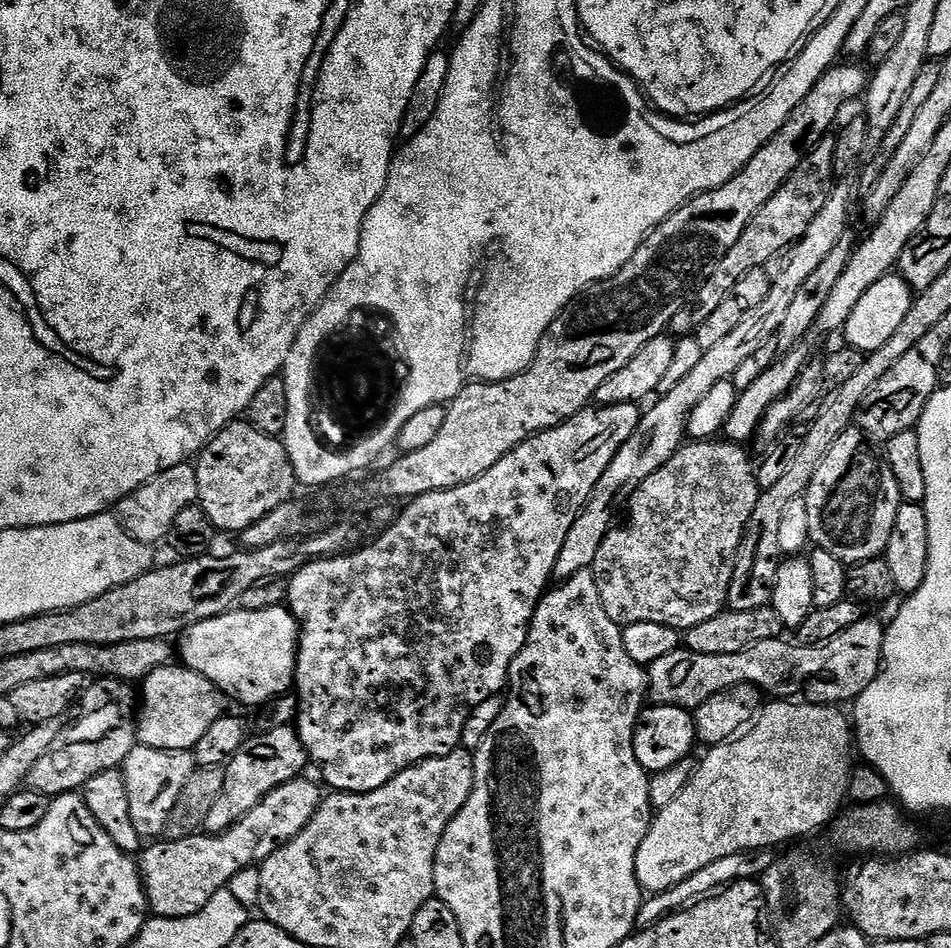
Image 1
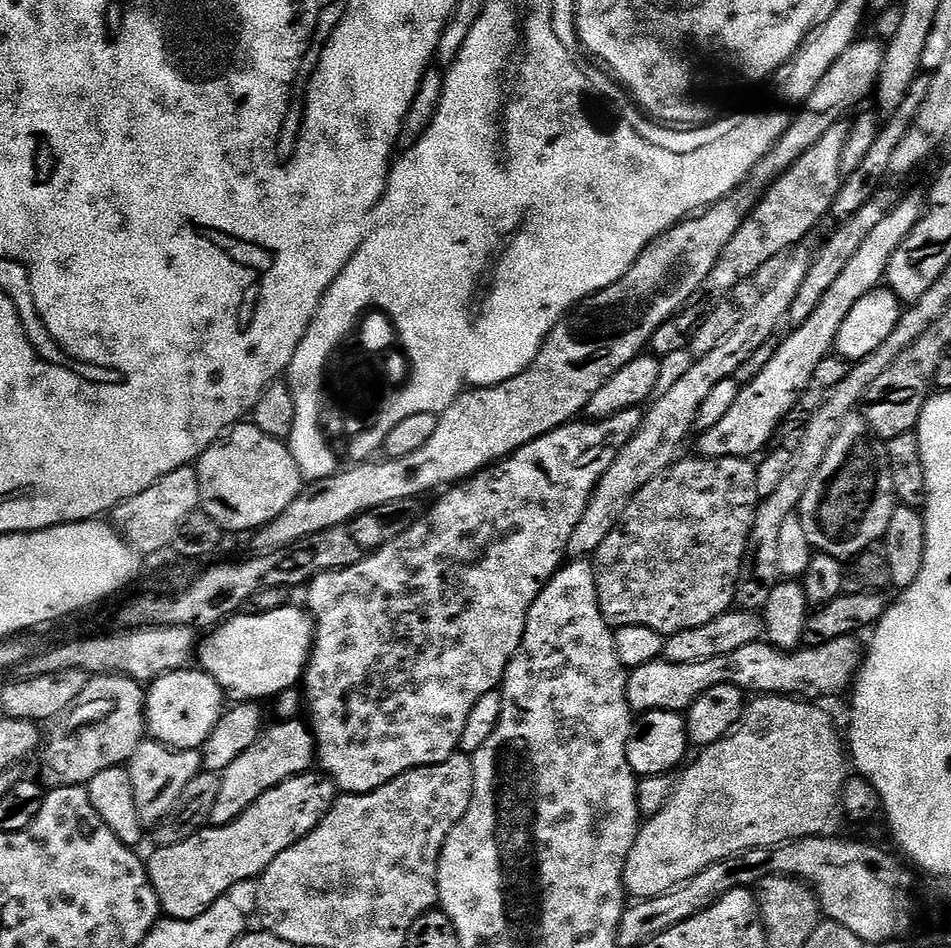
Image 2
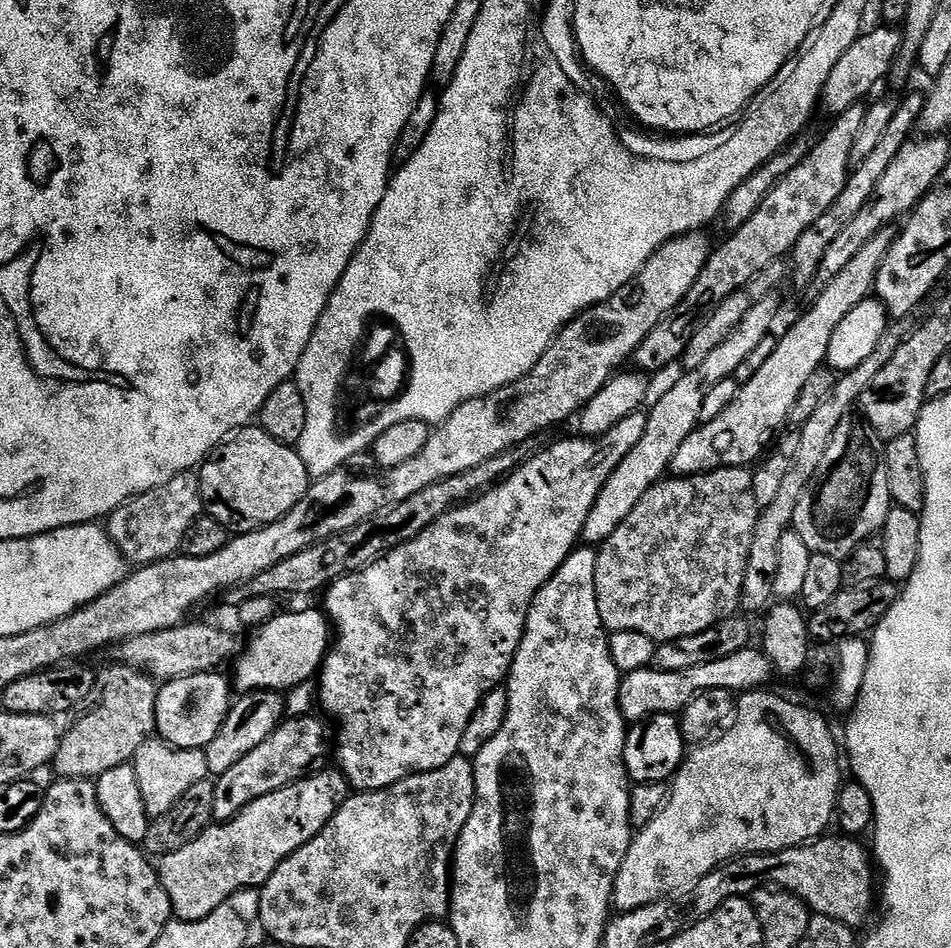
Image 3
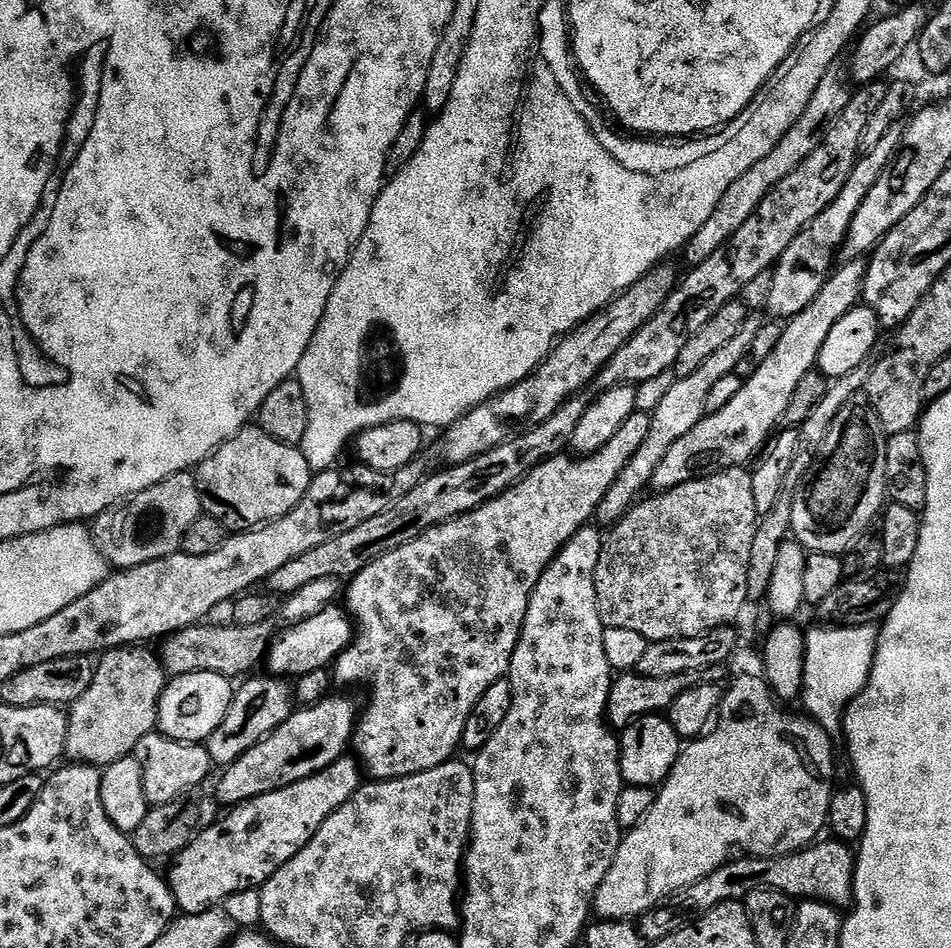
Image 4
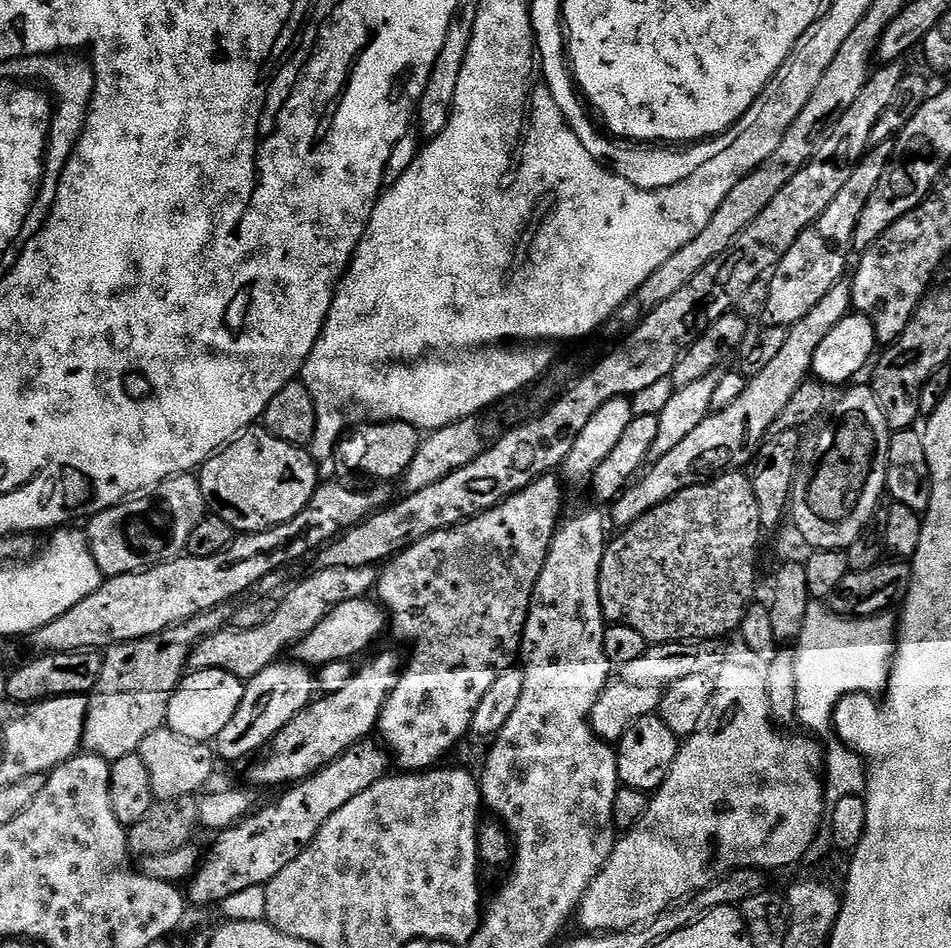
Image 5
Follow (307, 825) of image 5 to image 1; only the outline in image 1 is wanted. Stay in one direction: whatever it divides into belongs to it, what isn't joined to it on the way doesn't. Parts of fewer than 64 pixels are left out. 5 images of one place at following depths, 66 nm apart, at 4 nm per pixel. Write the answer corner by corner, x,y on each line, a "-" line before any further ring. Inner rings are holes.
297,778
278,786
273,792
266,794
266,798
262,798
262,802
258,802
258,806
254,806
254,810
246,814
246,818
242,818
234,827
224,832
197,834
181,840
164,838
159,842
149,843
152,845
149,848
147,845
139,853
138,867
140,878
144,881
144,892
148,896
151,915
162,918
186,918
190,914
198,914
198,910
202,910
202,906
206,906
206,902
210,902
210,898
214,898
218,890
229,887
235,876
255,869
263,864
266,858
270,858
270,854
286,846
286,842
298,838
298,834
302,834
302,830
306,830
306,826
314,818
322,799
321,785
304,779

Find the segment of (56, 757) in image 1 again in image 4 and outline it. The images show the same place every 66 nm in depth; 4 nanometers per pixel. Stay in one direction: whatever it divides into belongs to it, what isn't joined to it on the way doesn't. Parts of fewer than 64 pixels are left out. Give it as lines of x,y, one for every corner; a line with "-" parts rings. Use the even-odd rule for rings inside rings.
144,646
114,648
99,657
90,690
70,705
64,747
69,761
93,766
113,764
118,758
133,755
138,742
157,727
156,712
160,709
166,673
159,655
146,649

